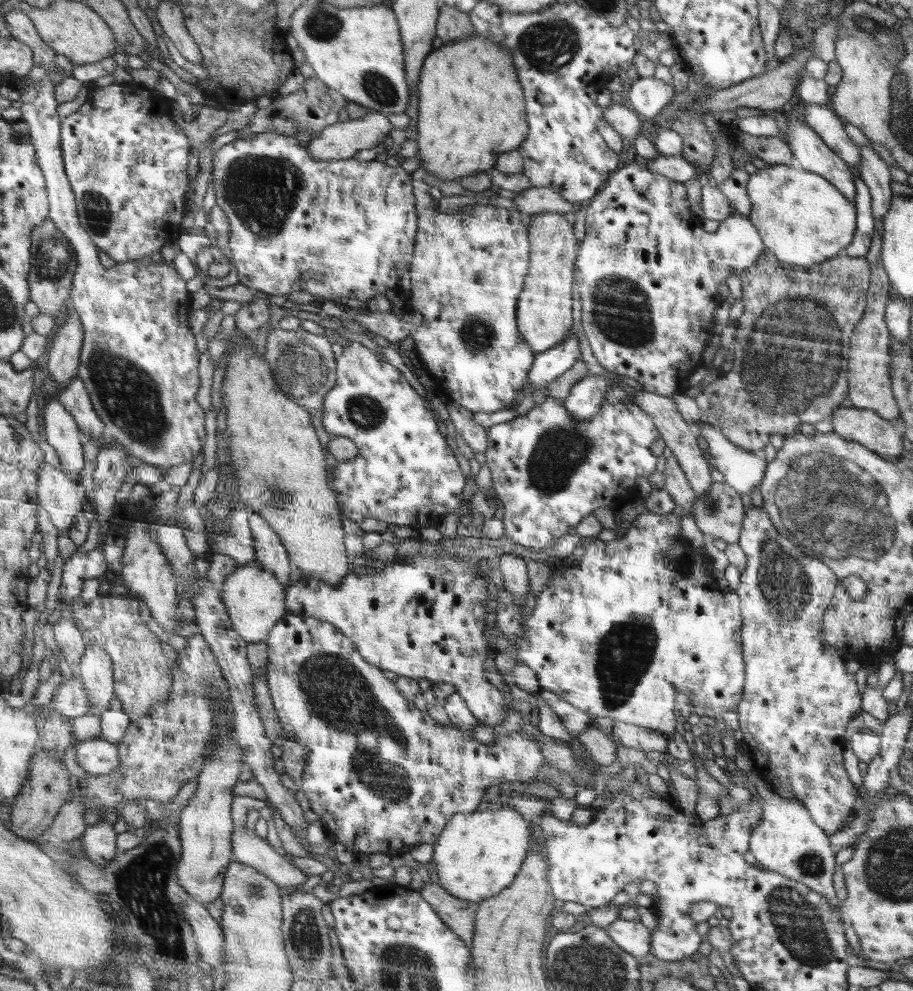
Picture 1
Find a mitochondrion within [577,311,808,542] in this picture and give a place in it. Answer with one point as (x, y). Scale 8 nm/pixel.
(712, 508)

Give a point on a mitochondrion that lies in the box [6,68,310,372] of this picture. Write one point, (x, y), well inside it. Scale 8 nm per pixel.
(54, 258)

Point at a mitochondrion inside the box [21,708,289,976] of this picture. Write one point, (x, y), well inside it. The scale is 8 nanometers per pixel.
(141, 884)

